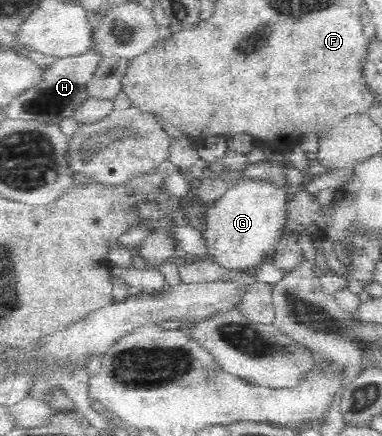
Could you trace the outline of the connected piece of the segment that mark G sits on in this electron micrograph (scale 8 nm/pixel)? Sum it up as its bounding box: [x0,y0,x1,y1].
[202,179,287,275]

